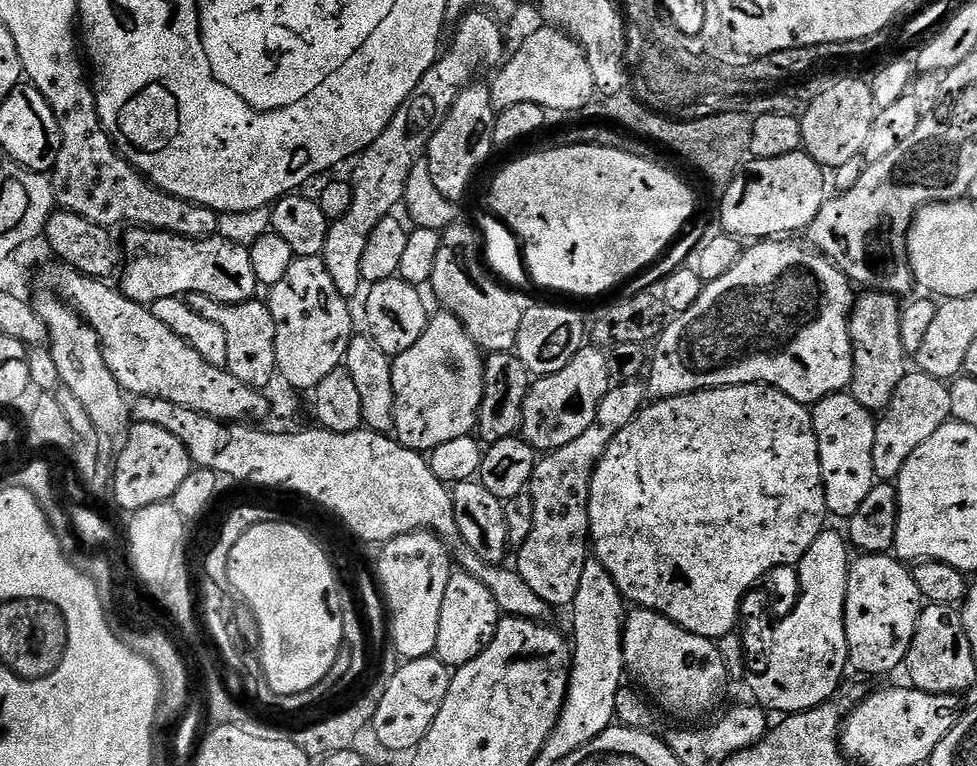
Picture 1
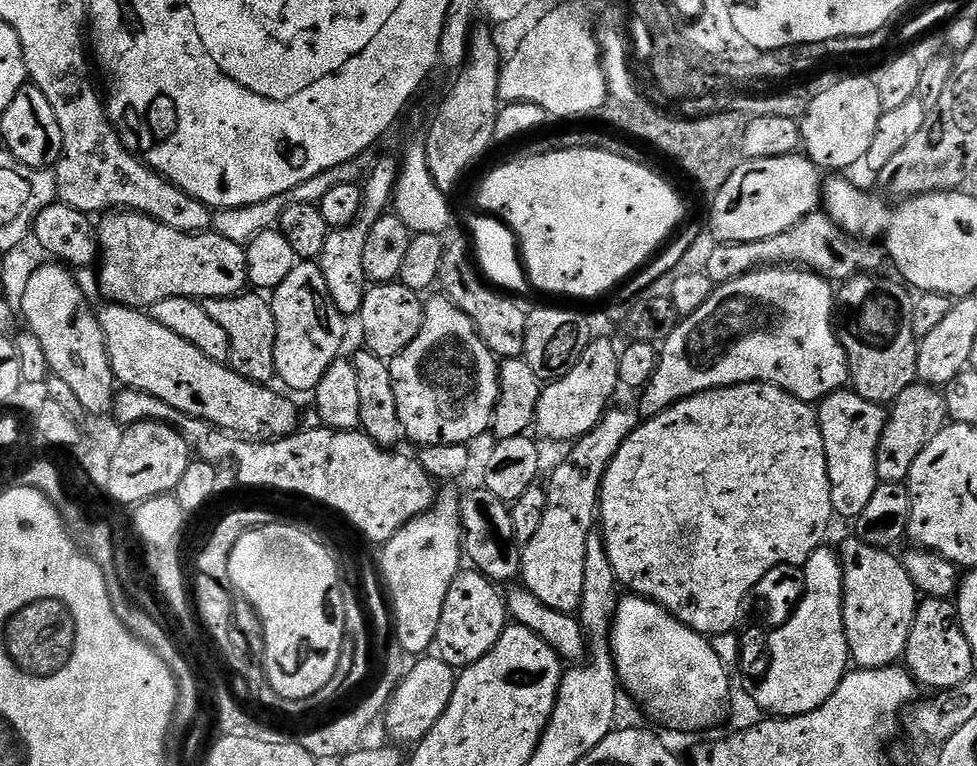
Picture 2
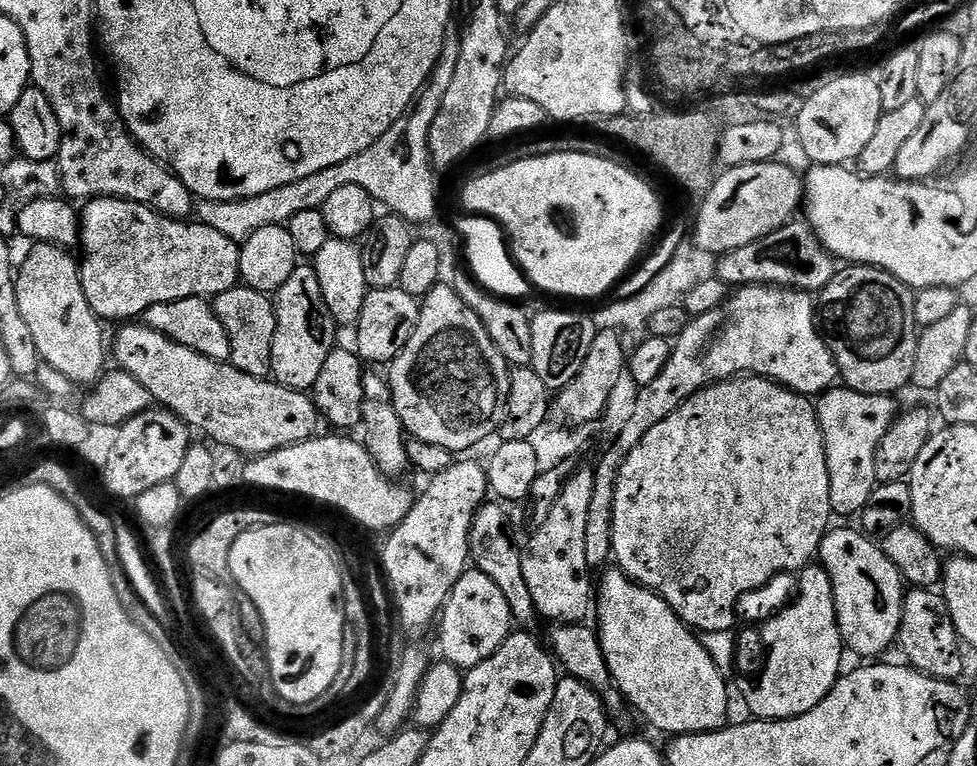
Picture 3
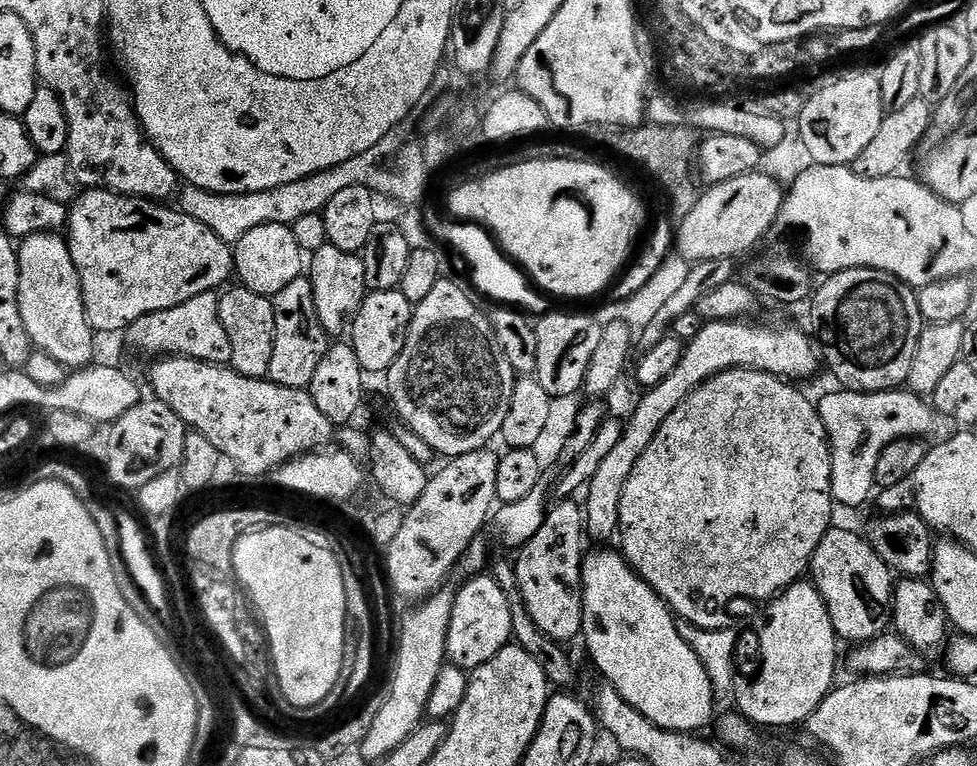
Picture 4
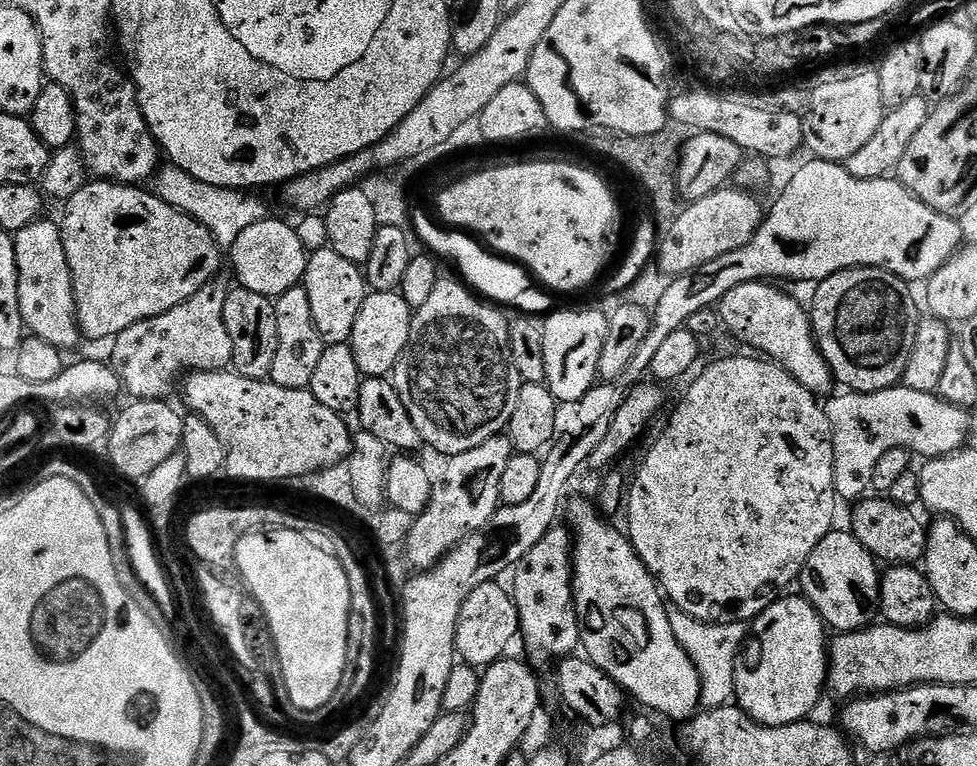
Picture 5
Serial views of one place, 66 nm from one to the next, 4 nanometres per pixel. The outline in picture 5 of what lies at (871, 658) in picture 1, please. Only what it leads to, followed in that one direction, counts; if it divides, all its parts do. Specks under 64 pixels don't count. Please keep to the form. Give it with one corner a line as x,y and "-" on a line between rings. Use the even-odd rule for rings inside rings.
833,530
810,554
800,571
799,591
814,606
821,620
833,633
859,632
877,619
880,607
881,569
878,561
866,551
851,531

